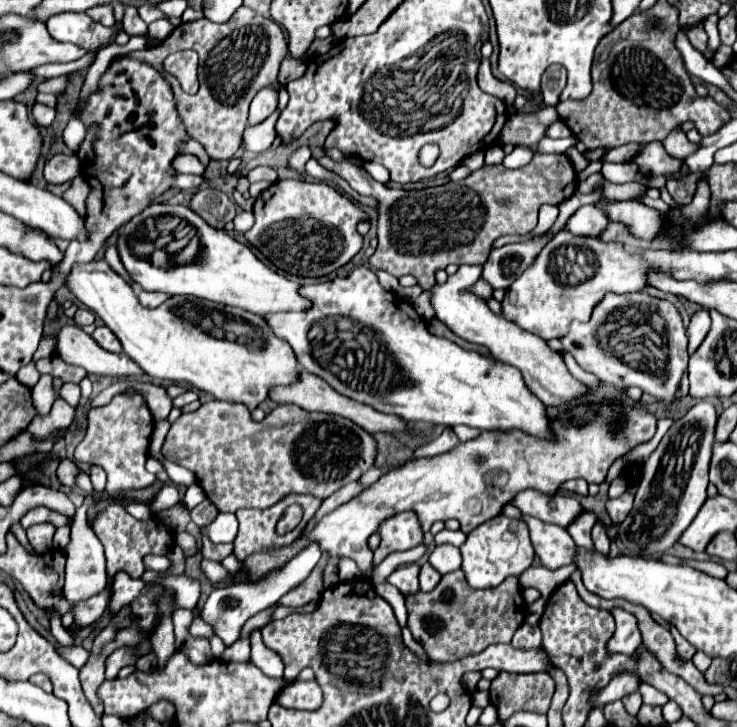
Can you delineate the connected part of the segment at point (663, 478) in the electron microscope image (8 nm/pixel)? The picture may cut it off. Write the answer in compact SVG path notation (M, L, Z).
M701 401L671 425L671 429L659 441L657 449L649 455L635 493L635 505L627 519L619 525L619 539L629 549L629 553L639 557L661 555L671 545L675 545L679 533L691 525L707 499L707 473L711 463L715 425L715 407L707 401Z

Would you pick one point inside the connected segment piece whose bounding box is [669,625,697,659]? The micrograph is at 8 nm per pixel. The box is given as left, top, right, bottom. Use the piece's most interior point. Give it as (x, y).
(684, 648)

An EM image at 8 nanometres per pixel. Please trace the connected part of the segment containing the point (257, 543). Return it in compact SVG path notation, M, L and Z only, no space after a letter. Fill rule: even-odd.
M289 493L285 495L279 503L275 503L273 507L267 507L267 509L239 509L235 515L239 519L239 533L235 537L235 555L239 561L243 561L243 557L247 557L247 553L255 553L255 549L271 549L271 547L279 547L279 545L287 545L291 541L295 541L307 527L307 523L315 517L317 509L321 507L323 499L319 497L313 497L313 495L297 495L297 493ZM291 503L299 503L303 509L305 509L305 515L303 515L303 521L291 531L291 533L285 533L285 535L279 535L275 531L275 525L281 517L281 513L291 505Z

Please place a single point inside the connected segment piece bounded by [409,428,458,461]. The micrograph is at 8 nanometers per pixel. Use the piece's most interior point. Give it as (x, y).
(447, 440)

